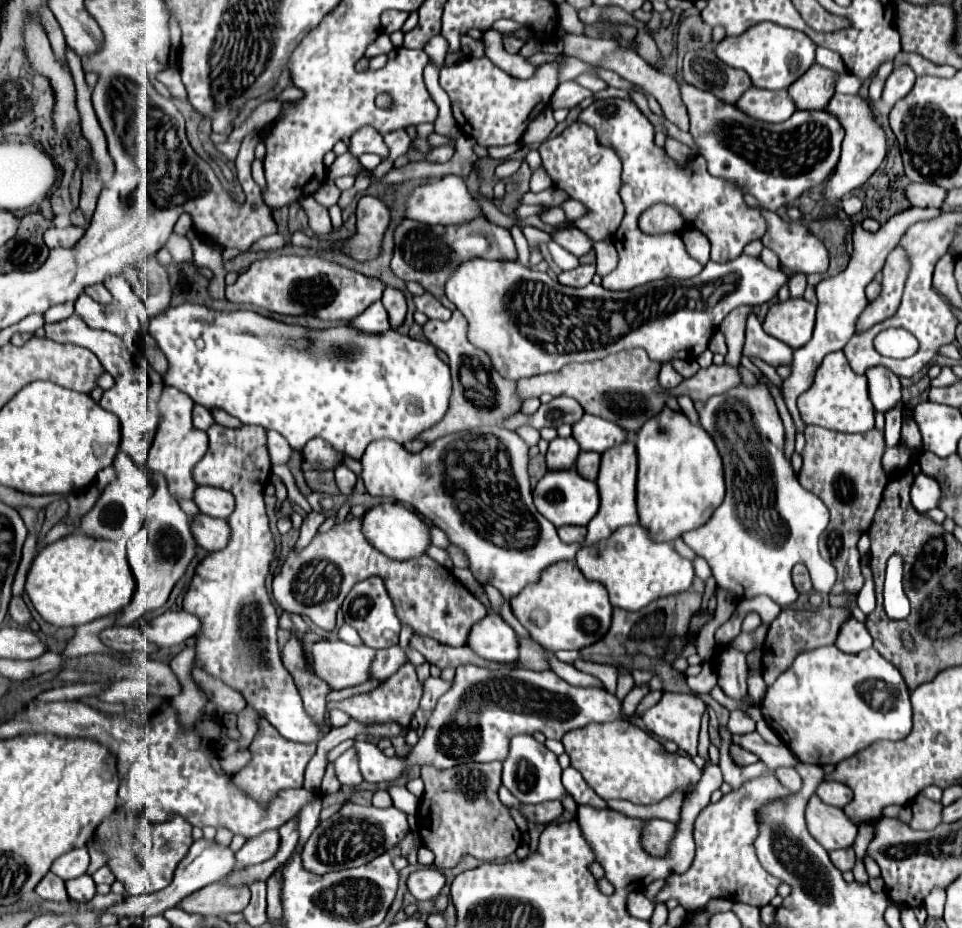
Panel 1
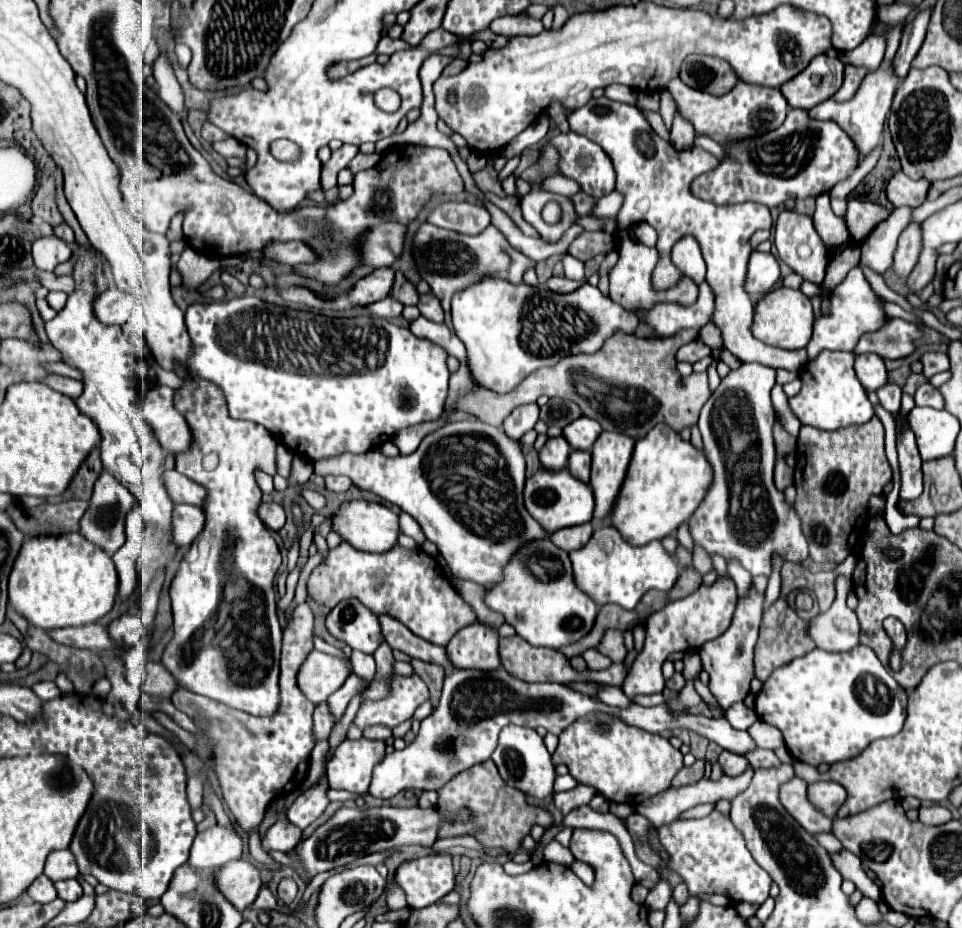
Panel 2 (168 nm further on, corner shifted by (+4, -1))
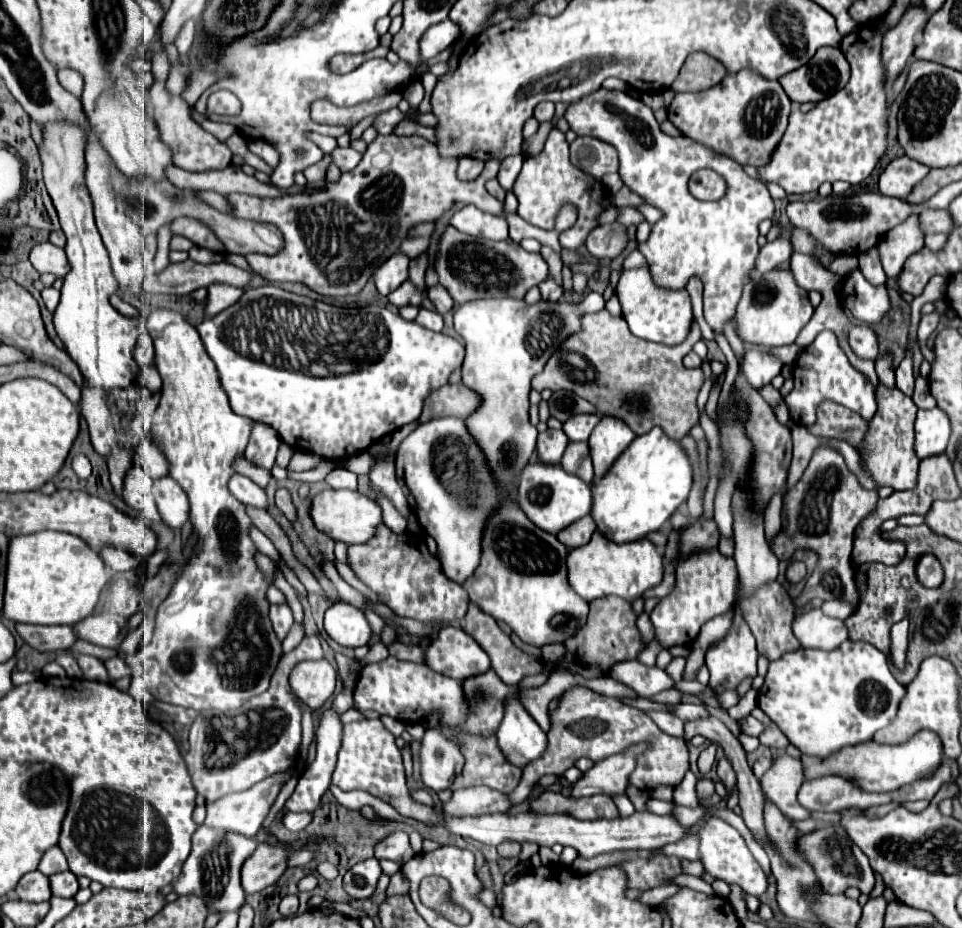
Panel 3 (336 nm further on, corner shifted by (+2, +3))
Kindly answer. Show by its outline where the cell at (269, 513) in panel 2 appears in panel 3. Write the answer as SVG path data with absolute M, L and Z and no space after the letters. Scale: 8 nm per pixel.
M233 474L227 488L231 490L231 494L235 494L235 498L239 498L239 502L251 504L257 508L267 508L267 496L263 488L255 486L255 482L251 482L247 476Z

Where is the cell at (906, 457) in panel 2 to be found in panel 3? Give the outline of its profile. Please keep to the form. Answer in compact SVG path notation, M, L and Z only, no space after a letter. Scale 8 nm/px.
M879 382L877 386L877 412L867 426L867 438L857 448L865 470L869 470L875 486L891 486L893 490L913 490L917 484L919 458L913 450L913 422L917 414L915 402L905 396L899 388L887 388Z

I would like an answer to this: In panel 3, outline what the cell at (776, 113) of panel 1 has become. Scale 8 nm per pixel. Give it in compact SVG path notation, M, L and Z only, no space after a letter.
M739 70L735 74L727 74L727 78L709 90L701 92L675 92L673 100L667 108L669 122L677 126L685 136L691 140L711 148L719 156L733 158L741 166L765 166L771 160L771 154L775 146L781 142L783 132L787 128L787 118L791 114L791 100L783 92L781 84L777 80L767 80L753 70Z

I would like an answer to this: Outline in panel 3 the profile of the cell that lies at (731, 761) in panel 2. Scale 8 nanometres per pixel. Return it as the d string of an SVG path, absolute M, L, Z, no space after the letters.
M727 758L719 760L719 764L717 764L717 776L725 784L727 792L731 792L735 788L735 772L733 772L733 768L731 768L731 764L729 764Z

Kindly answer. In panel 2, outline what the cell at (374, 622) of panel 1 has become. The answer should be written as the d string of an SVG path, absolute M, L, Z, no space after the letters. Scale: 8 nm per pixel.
M357 598L341 600L327 616L329 632L351 648L373 654L385 640L381 634L379 616L361 604Z

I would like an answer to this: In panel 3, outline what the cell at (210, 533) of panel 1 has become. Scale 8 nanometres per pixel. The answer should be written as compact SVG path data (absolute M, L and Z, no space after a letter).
M163 476L153 480L151 492L163 522L179 530L189 518L189 500L183 488L171 476Z

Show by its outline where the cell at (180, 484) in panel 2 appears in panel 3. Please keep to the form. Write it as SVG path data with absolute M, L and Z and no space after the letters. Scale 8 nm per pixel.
M143 440L135 446L135 464L139 464L147 476L159 478L167 474L167 460L151 440Z

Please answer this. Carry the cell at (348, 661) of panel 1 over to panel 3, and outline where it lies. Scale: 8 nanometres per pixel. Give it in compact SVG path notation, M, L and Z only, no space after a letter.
M305 660L295 666L289 678L291 690L311 708L319 708L327 698L333 696L337 688L335 668L323 660Z

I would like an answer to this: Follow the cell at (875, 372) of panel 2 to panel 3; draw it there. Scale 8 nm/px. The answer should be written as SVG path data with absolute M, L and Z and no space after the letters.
M859 324L851 326L851 330L849 330L849 346L861 358L877 360L877 356L879 356L877 336L875 336L871 326L859 326Z

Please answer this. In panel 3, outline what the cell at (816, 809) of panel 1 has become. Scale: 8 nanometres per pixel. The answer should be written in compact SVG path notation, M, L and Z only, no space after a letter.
M779 754L773 762L775 766L771 766L771 770L759 780L765 798L771 798L771 802L775 802L775 806L791 820L809 818L809 810L797 802L797 792L803 782L801 762L787 754Z

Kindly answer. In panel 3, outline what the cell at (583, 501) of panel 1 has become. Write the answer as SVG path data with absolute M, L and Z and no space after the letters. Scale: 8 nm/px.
M529 464L523 470L519 484L519 506L527 514L527 518L549 534L557 534L567 524L583 518L591 510L591 486L581 478L567 474L561 466L551 464Z

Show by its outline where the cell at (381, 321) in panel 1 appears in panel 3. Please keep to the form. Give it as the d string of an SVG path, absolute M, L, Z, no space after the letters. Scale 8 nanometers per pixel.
M403 282L397 290L393 290L389 294L389 300L395 304L395 306L405 306L405 304L413 304L413 306L421 306L423 298L427 296L425 290L419 290L413 282Z

